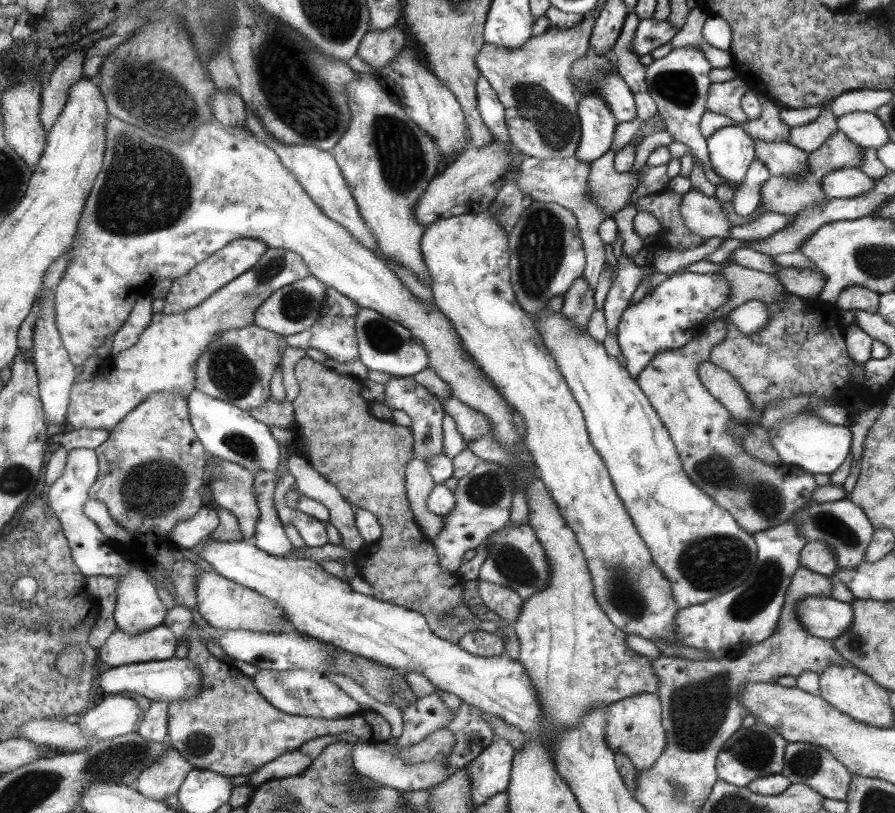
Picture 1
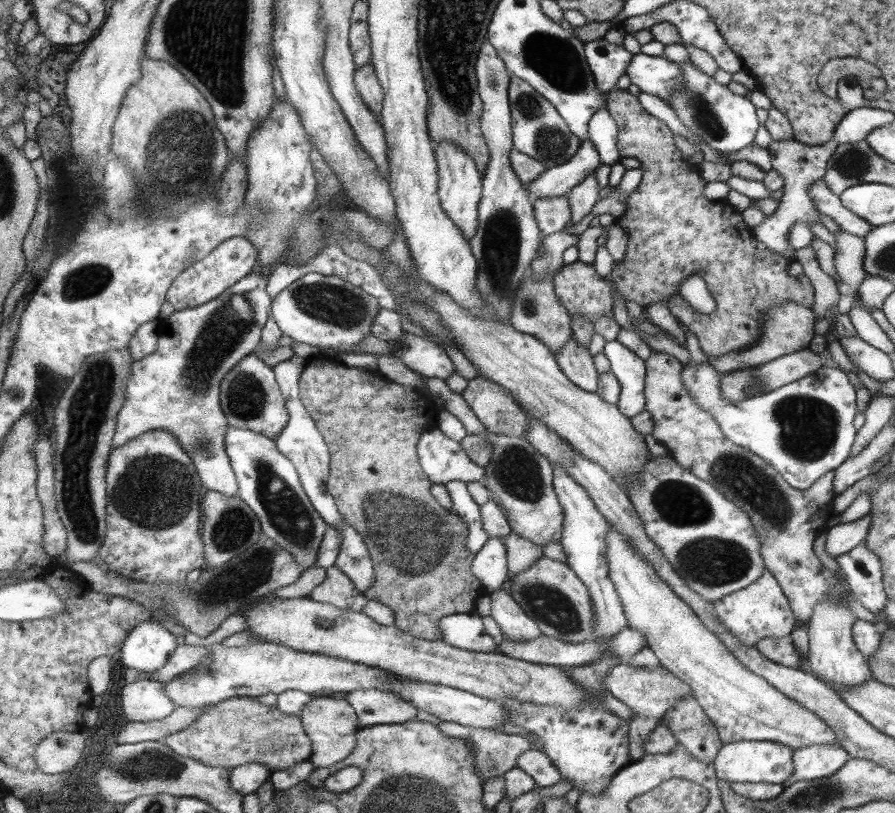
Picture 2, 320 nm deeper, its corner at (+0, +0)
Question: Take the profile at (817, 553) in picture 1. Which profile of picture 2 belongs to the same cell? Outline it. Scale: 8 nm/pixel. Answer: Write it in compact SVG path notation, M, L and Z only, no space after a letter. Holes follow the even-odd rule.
M867 514L848 523L830 524L826 529L825 550L827 554L835 558L862 543L867 536L871 519L871 515Z

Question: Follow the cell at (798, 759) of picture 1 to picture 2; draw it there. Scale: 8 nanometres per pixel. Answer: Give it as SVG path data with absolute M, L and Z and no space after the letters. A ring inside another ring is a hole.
M831 743L796 748L792 751L794 771L783 786L789 787L801 780L824 779L839 771L849 758L844 748Z

